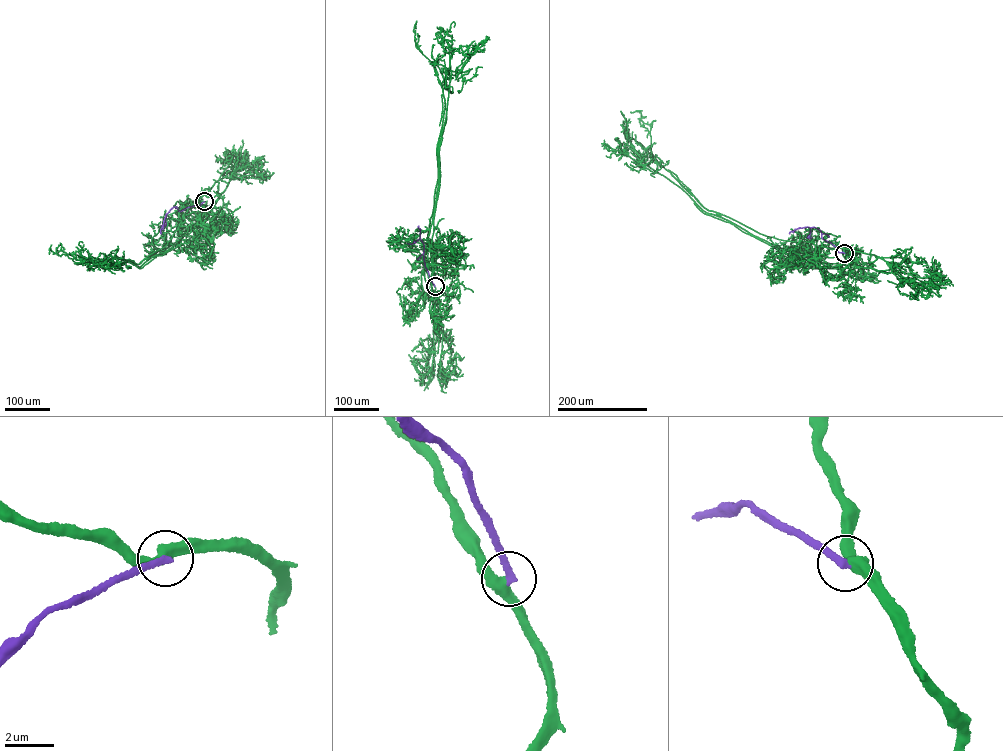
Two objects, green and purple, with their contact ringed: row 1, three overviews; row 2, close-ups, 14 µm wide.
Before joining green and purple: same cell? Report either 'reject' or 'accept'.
reject

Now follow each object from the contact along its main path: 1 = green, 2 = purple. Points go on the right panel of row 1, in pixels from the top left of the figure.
1: (844, 253), (843, 248), (829, 243), (816, 248), (816, 255), (805, 265), (806, 270)
2: (844, 253), (823, 239), (820, 230), (814, 227), (799, 227), (789, 233)

